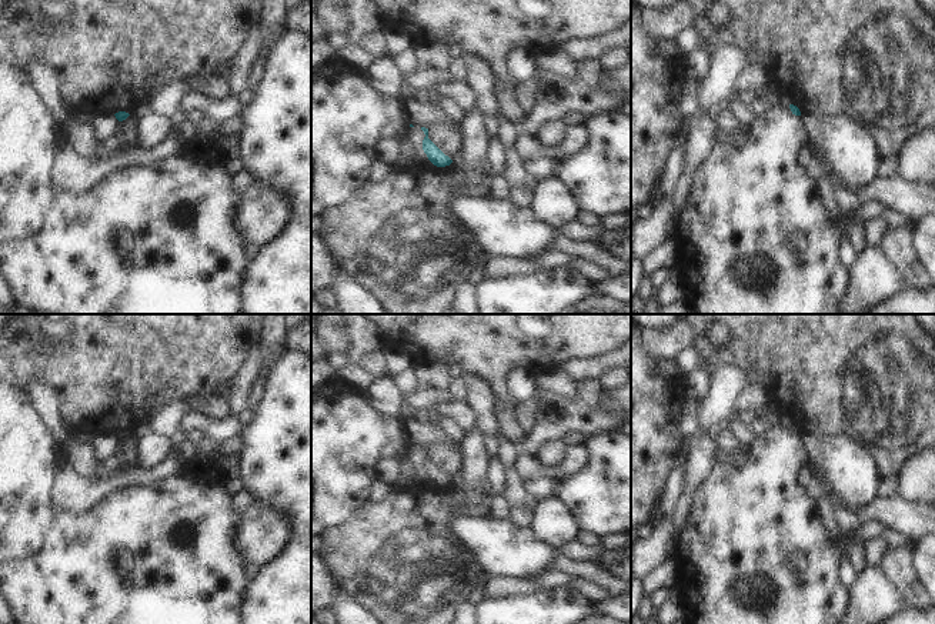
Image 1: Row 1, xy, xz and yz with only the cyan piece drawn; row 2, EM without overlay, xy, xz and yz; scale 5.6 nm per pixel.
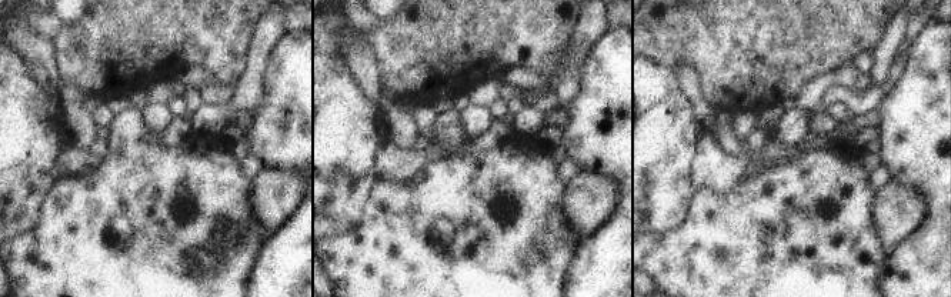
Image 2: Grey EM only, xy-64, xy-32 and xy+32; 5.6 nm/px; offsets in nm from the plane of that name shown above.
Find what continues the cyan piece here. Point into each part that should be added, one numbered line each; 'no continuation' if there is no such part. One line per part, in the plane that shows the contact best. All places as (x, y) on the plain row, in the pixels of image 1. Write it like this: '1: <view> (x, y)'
no continuation.

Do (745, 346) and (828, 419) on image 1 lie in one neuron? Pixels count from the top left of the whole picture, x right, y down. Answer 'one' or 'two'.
one

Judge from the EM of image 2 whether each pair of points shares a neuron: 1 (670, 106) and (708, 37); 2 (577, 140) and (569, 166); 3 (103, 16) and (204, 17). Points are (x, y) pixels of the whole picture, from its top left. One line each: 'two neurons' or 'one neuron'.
1: two neurons
2: two neurons
3: one neuron

